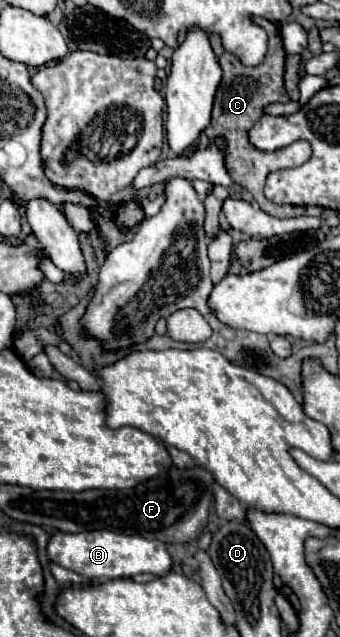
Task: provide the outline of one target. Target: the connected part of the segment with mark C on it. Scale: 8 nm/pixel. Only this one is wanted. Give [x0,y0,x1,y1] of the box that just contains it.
[205,18,309,218]

